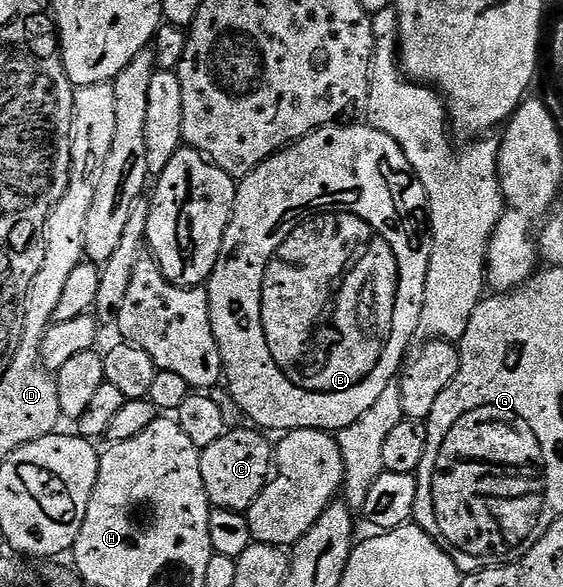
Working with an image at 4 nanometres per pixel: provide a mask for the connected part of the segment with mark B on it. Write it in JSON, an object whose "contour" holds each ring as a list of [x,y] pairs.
{"contour":[[[333,123],[324,126],[323,129],[315,129],[313,133],[306,134],[302,140],[292,142],[288,148],[280,150],[280,152],[274,154],[272,157],[267,157],[252,174],[239,182],[236,190],[236,206],[232,212],[232,218],[230,219],[228,230],[224,236],[224,242],[220,248],[218,263],[214,267],[212,276],[206,282],[208,310],[210,311],[210,319],[212,320],[212,334],[218,343],[218,351],[224,364],[222,377],[226,382],[228,394],[234,399],[234,403],[238,403],[238,407],[244,412],[245,418],[253,426],[259,427],[264,431],[269,431],[268,429],[280,429],[279,431],[291,431],[293,429],[339,431],[350,427],[350,423],[362,419],[362,415],[366,415],[366,411],[370,411],[370,407],[374,407],[374,402],[380,398],[382,391],[386,391],[386,387],[397,380],[398,374],[401,372],[402,366],[406,361],[404,352],[407,351],[408,344],[413,344],[416,336],[416,328],[418,327],[418,319],[422,315],[422,303],[424,302],[424,292],[426,291],[426,271],[430,263],[430,255],[432,254],[432,231],[428,224],[428,196],[426,195],[426,191],[416,177],[416,173],[410,167],[410,163],[402,151],[402,147],[398,147],[398,143],[394,143],[394,139],[390,139],[390,135],[378,131],[374,126],[367,123],[361,123],[361,125],[340,124],[344,123]]]}

